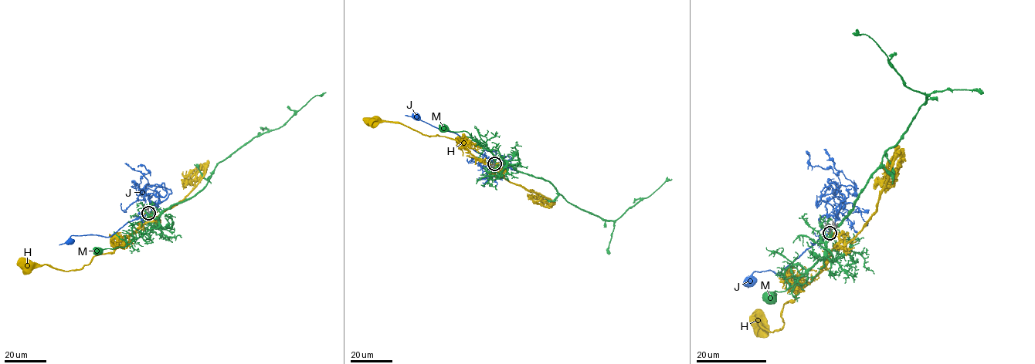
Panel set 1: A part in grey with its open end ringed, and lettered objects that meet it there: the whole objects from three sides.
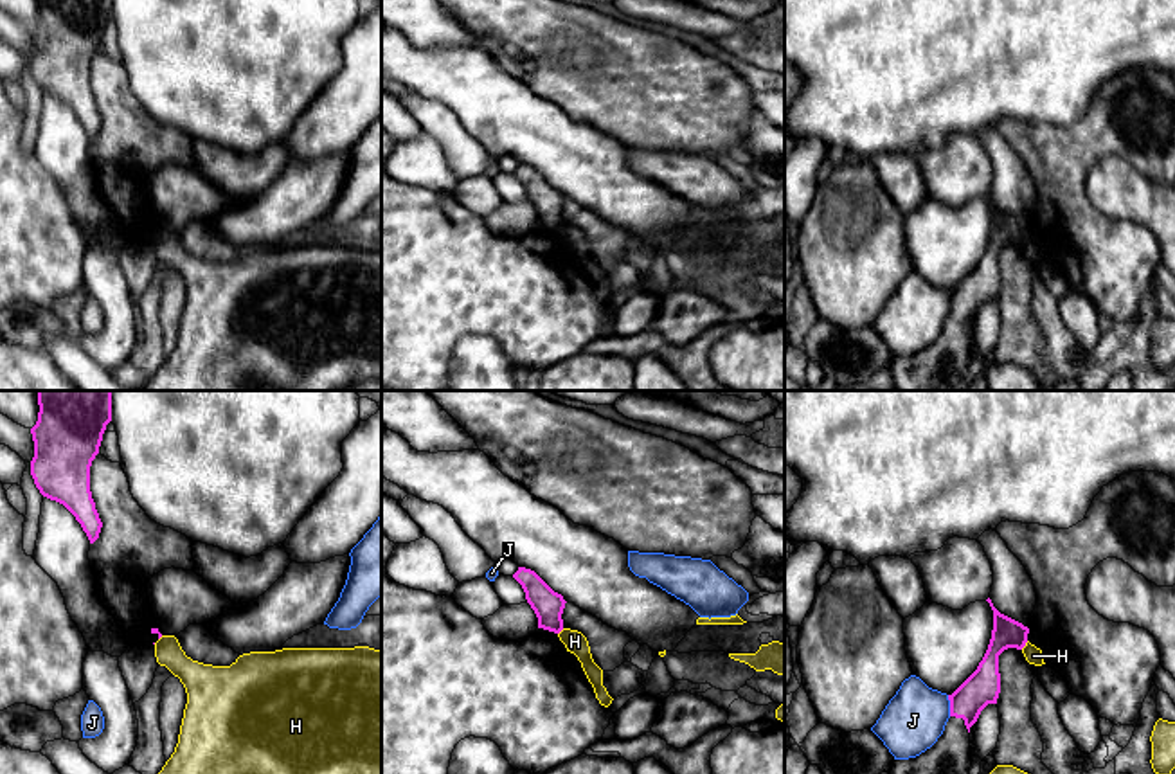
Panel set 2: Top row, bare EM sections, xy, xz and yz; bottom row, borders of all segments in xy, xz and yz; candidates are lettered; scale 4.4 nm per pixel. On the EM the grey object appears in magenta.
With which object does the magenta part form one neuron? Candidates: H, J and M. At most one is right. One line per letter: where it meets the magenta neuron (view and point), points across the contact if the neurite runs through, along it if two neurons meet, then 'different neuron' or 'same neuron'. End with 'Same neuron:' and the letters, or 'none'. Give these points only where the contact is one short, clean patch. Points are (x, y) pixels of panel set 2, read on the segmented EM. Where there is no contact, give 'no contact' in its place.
H: contact yz (1024, 645); border yz (1028, 641), (1021, 648); different neuron
J: contact yz (950, 706); border yz (947, 695), (950, 715); different neuron
M: no contact; different neuron
Same neuron: none

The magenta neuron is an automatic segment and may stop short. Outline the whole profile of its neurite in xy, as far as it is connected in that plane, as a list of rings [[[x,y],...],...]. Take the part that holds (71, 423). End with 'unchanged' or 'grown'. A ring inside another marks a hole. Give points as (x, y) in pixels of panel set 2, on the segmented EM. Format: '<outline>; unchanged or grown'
[[[38,391],[38,405],[38,421],[31,428],[34,484],[43,497],[63,504],[94,544],[103,522],[90,491],[90,466],[99,454],[106,425],[112,421],[112,391]]]; unchanged

